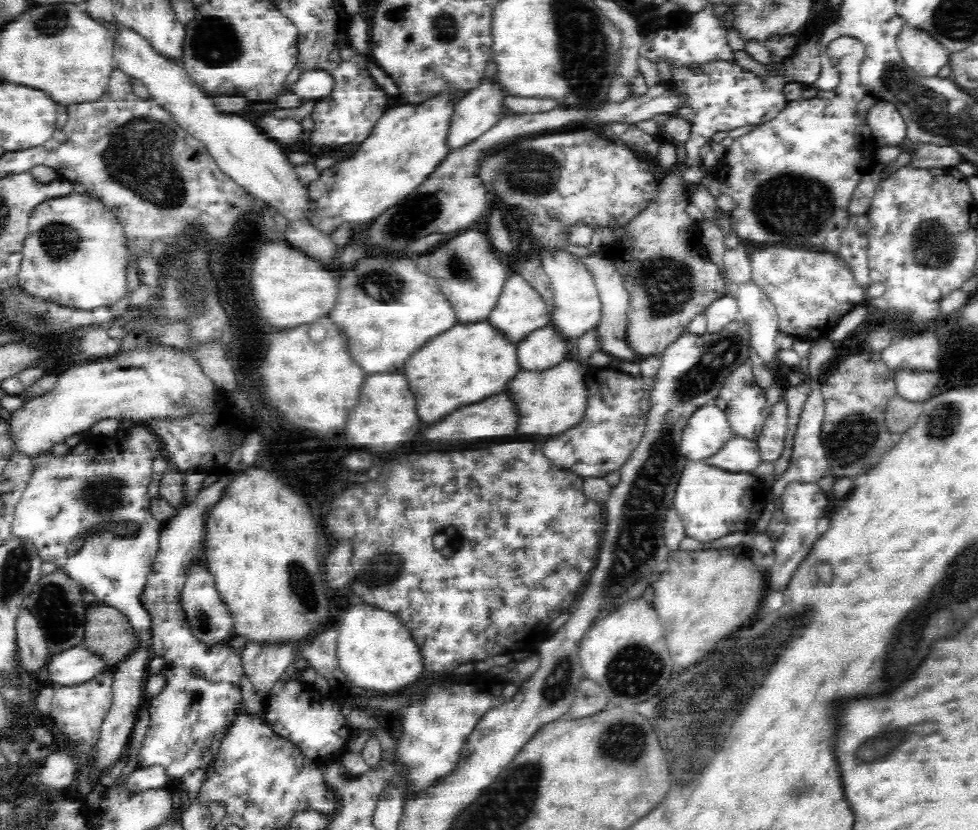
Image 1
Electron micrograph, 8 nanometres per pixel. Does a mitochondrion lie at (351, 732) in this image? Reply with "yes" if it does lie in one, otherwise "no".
no

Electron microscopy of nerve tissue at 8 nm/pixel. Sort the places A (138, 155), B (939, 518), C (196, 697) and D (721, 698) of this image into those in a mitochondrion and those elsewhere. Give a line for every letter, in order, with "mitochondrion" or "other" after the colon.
A: mitochondrion
B: other
C: other
D: mitochondrion

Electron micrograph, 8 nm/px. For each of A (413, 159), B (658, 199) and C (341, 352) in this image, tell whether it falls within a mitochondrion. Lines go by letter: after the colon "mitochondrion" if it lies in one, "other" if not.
A: other
B: other
C: other

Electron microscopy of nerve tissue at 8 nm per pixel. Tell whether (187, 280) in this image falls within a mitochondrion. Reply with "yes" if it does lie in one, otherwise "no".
yes

